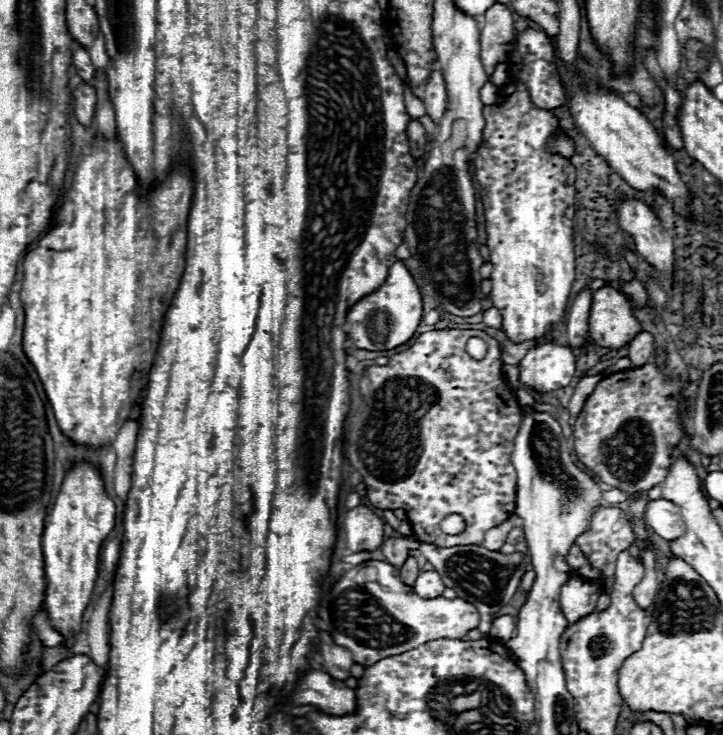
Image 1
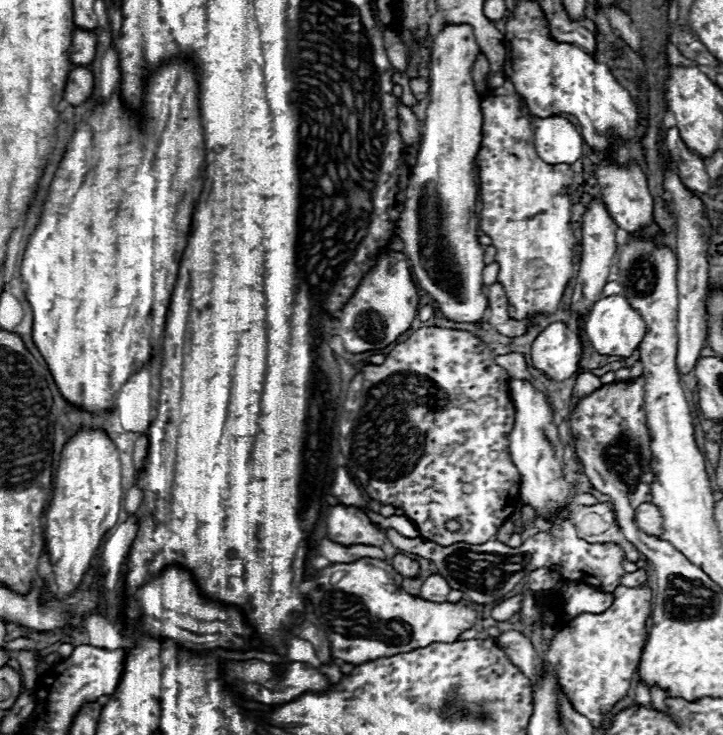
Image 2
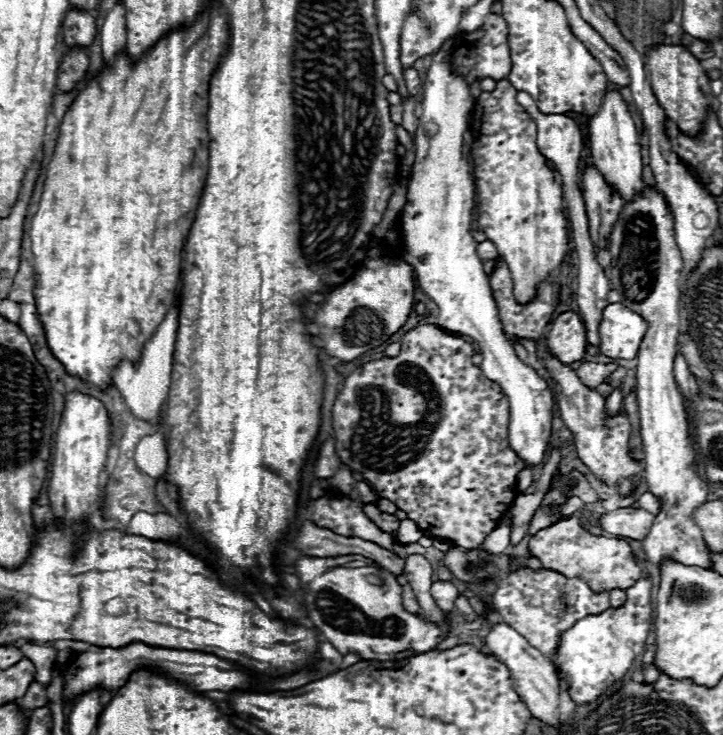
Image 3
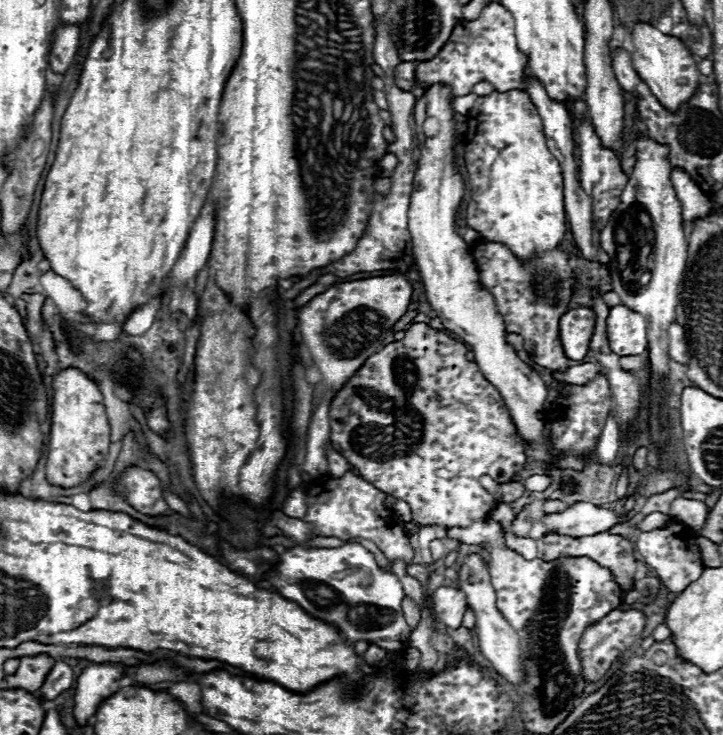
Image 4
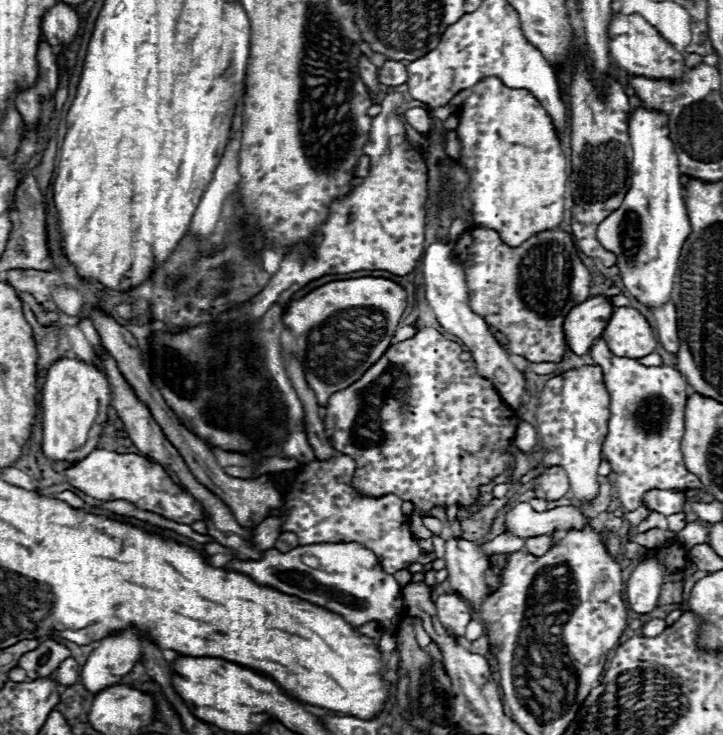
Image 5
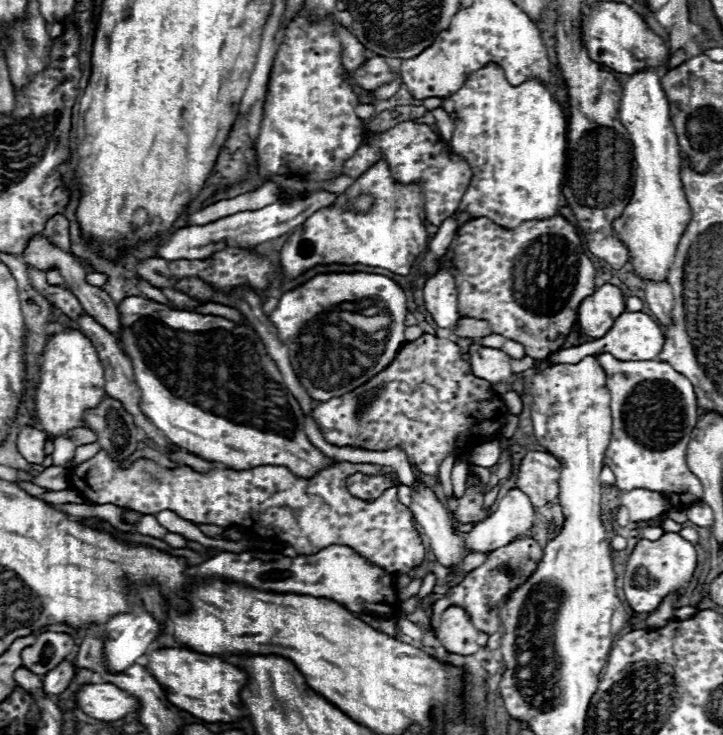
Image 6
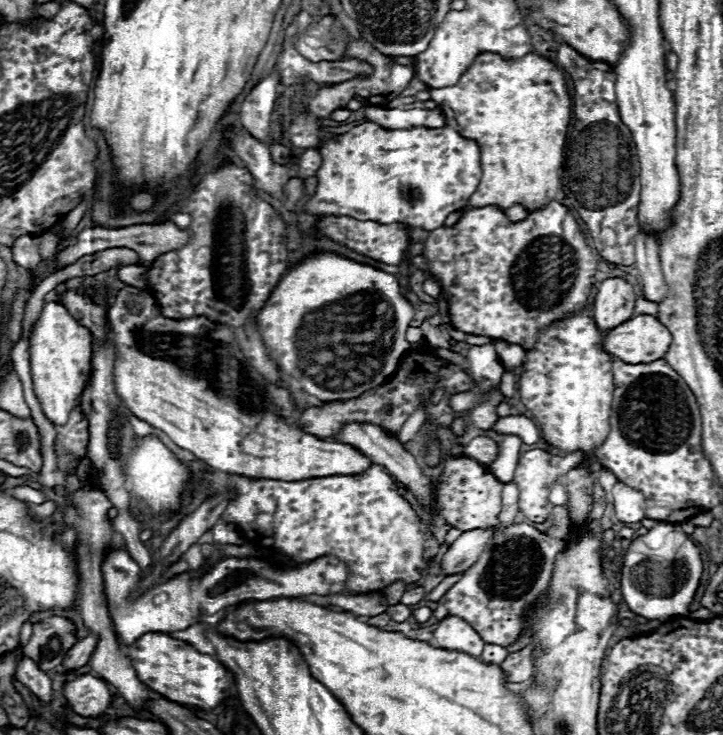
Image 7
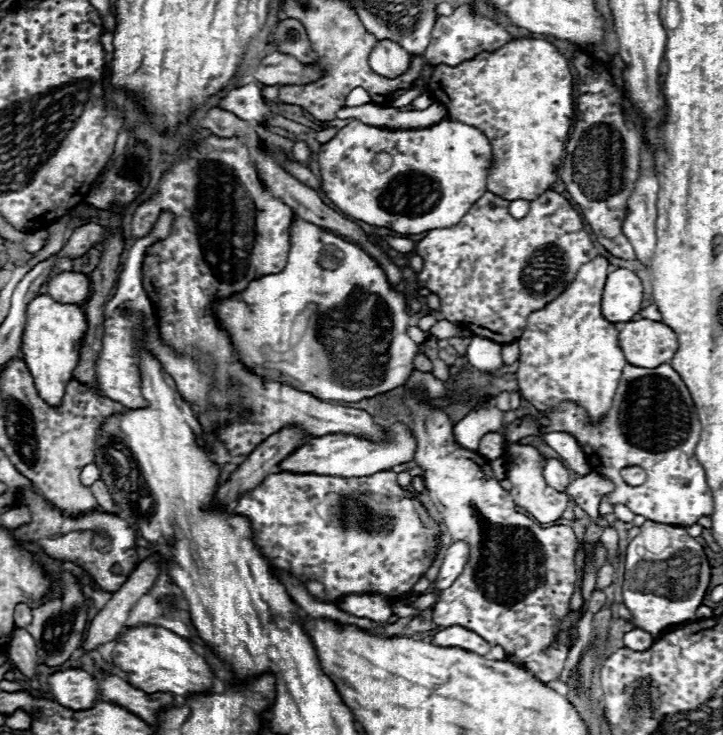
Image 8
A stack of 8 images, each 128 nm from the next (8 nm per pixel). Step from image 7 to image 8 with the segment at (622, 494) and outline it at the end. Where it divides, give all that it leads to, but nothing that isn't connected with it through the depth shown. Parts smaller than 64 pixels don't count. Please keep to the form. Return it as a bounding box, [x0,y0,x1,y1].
[566,472,614,516]

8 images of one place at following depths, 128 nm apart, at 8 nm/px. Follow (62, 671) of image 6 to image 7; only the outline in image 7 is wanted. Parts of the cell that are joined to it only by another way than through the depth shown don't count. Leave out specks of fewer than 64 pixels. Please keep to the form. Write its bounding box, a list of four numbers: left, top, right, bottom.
[62,634,98,670]

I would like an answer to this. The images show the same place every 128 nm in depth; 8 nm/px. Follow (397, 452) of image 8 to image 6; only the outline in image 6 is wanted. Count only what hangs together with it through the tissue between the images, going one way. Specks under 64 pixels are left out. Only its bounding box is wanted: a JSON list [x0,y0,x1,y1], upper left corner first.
[118,296,334,476]

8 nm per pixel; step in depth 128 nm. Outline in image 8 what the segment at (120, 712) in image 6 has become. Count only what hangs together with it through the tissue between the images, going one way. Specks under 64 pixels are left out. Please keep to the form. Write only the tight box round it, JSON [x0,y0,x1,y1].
[48,670,98,710]

